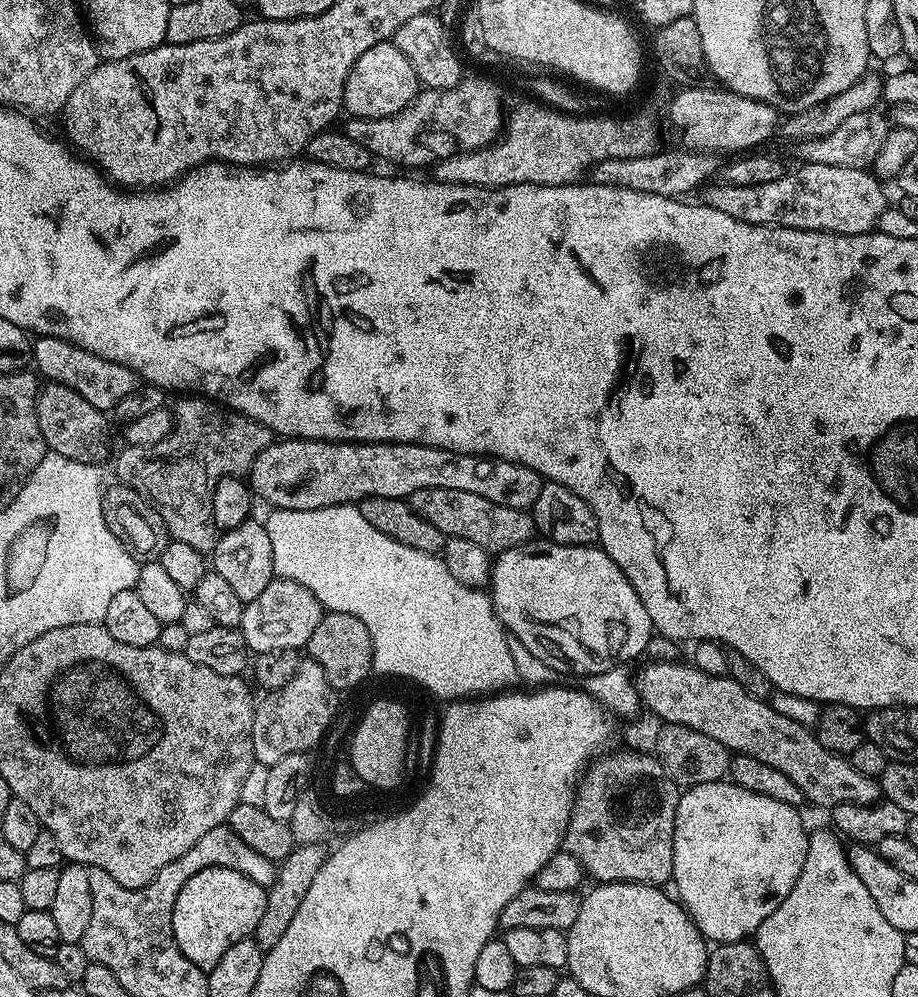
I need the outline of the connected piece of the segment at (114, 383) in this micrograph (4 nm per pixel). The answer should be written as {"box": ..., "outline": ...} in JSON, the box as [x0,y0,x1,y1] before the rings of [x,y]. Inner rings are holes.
{"box":[31,336,138,410],"outline":[[[36,336],[32,340],[31,363],[45,381],[70,386],[70,390],[82,394],[90,406],[101,410],[115,409],[121,396],[130,394],[138,386],[136,373],[126,366],[98,358],[98,354],[90,354],[90,350],[54,336]]]}

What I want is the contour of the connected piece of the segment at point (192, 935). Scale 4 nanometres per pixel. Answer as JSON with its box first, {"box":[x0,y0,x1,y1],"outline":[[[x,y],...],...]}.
{"box":[172,866,267,969],"outline":[[[213,866],[198,870],[182,894],[174,902],[172,929],[178,946],[194,966],[202,969],[213,966],[234,946],[234,942],[249,939],[255,933],[258,921],[266,911],[267,891],[258,882],[246,878],[236,866]]]}

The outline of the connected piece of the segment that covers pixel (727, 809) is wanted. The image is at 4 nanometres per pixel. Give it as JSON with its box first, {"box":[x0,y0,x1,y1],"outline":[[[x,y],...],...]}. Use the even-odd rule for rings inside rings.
{"box":[671,779,809,944],"outline":[[[731,779],[715,780],[699,784],[693,788],[681,791],[678,810],[674,818],[674,870],[671,883],[676,884],[675,895],[688,911],[688,915],[696,924],[696,929],[703,934],[704,939],[716,944],[729,944],[739,940],[747,941],[782,906],[786,894],[794,890],[794,882],[798,882],[798,874],[802,874],[802,866],[806,863],[806,850],[808,849],[809,829],[804,829],[804,820],[799,816],[797,809],[786,802],[778,802],[778,798],[770,798],[766,794],[754,794],[754,790],[746,790],[742,786],[733,784]]]}

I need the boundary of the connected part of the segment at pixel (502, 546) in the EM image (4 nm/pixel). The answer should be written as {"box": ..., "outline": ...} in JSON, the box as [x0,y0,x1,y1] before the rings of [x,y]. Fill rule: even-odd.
{"box":[410,488,534,554],"outline":[[[423,488],[410,497],[412,509],[430,526],[438,526],[444,537],[466,538],[482,546],[489,554],[499,554],[508,548],[526,544],[534,536],[534,525],[527,511],[510,506],[498,506],[482,494],[466,494],[462,490],[442,490],[441,488]]]}

